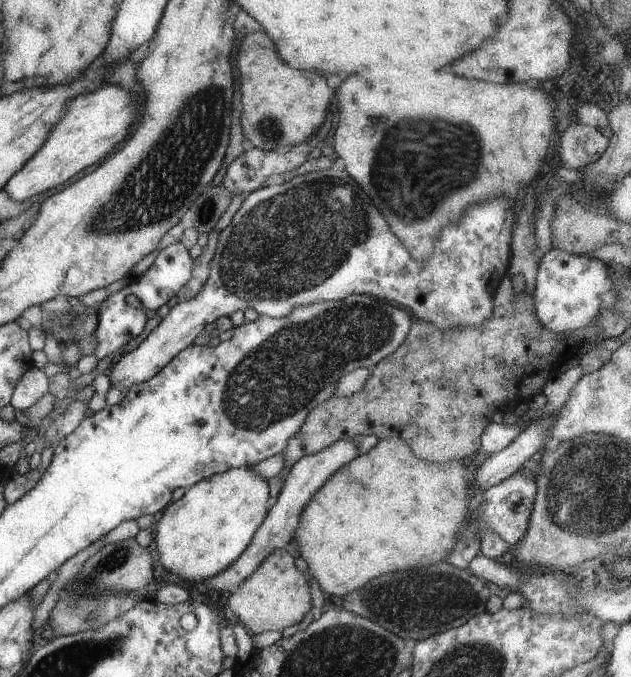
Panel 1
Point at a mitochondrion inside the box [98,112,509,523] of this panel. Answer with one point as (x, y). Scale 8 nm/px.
(302, 233)

